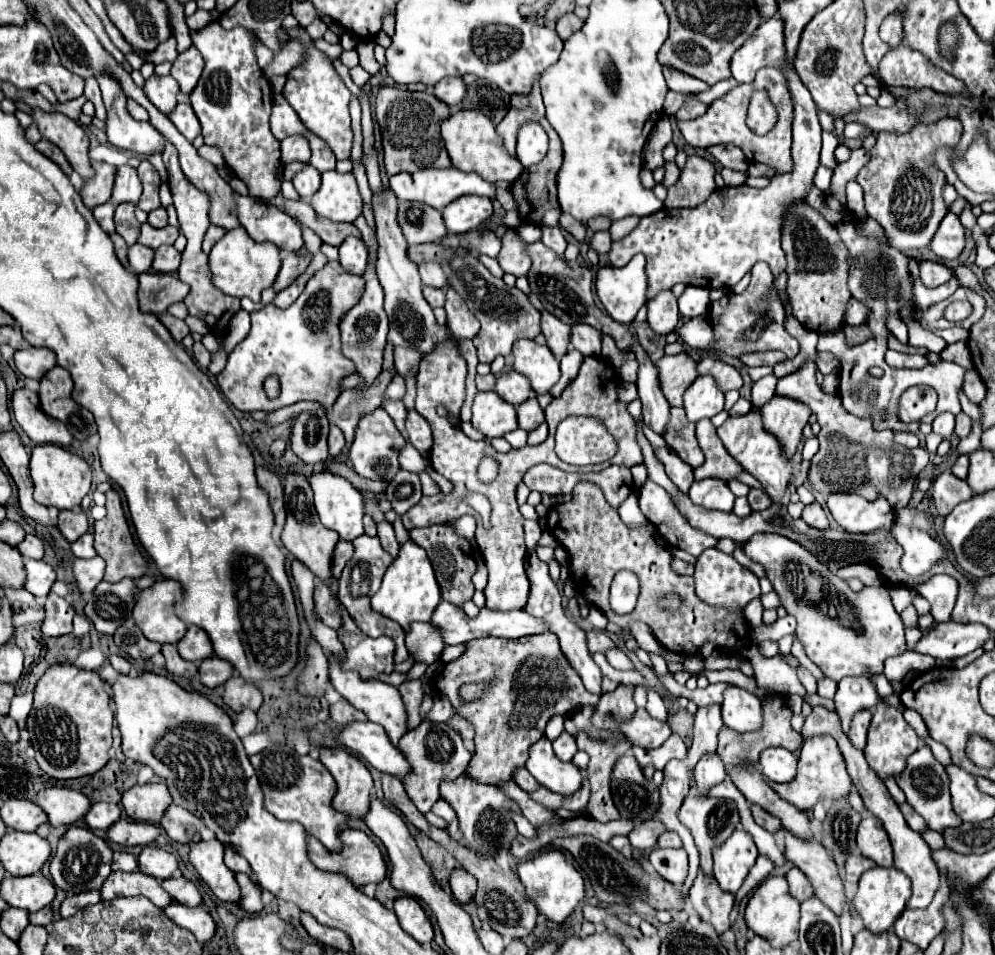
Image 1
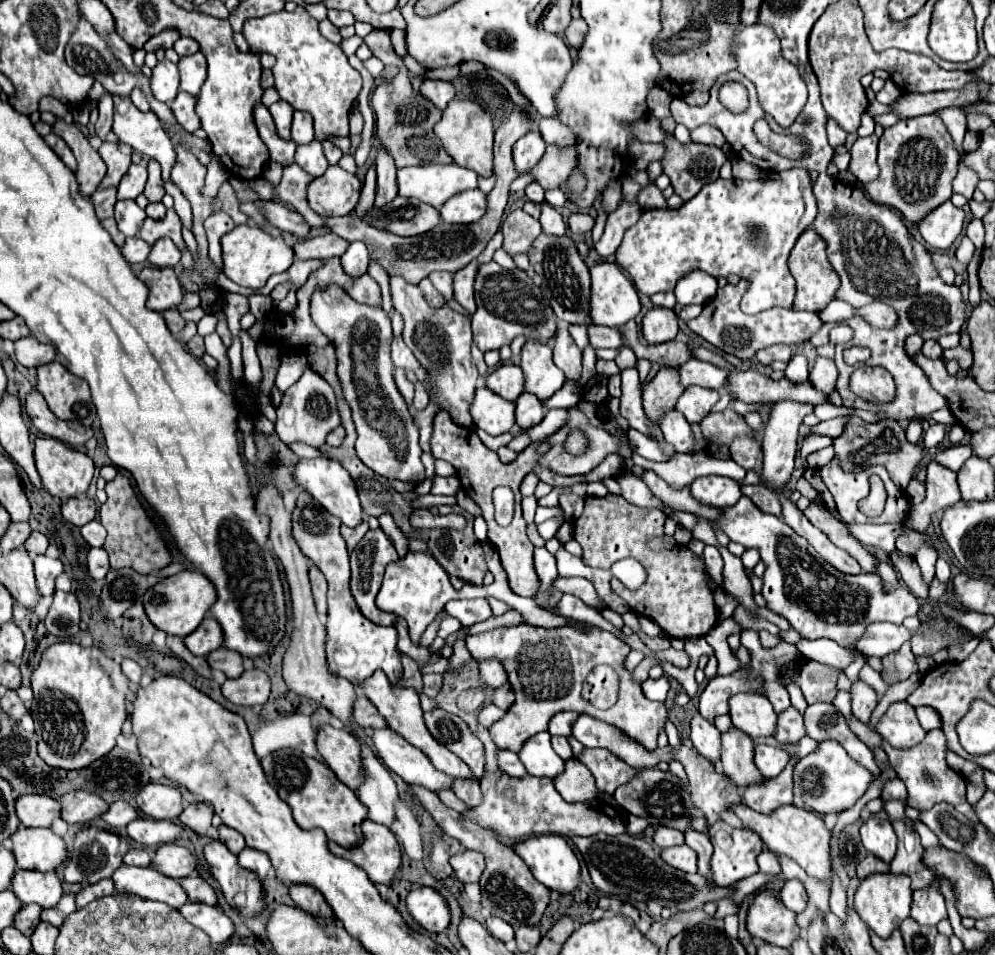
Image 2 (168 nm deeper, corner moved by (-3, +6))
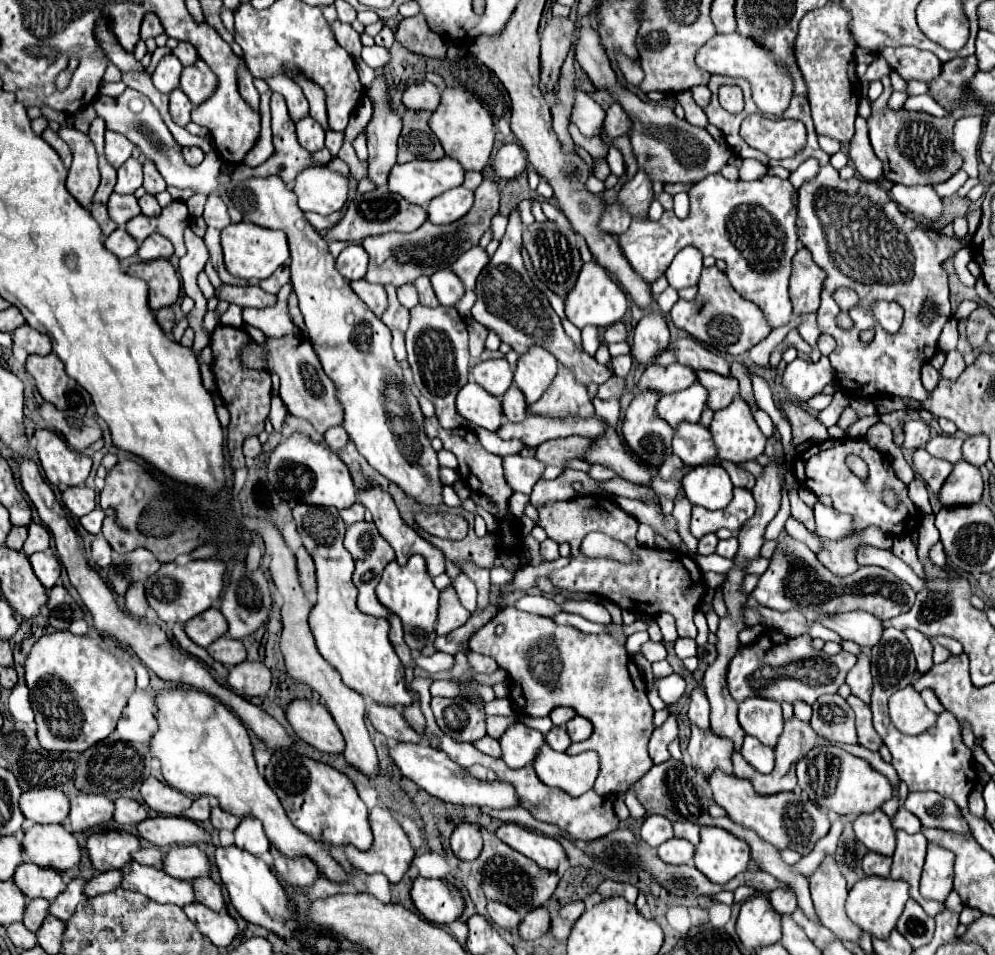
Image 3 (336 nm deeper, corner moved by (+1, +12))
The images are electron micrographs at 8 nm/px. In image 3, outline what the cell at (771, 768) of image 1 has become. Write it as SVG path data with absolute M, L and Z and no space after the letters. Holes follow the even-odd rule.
M745 735L741 745L741 755L759 773L771 773L775 765L775 751L751 735Z

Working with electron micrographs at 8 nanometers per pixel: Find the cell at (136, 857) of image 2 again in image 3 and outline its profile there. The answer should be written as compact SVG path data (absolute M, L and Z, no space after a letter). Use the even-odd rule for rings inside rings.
M151 847L151 849L139 849L135 853L135 861L141 863L141 865L151 865L151 867L161 867L163 865L163 849L157 849L157 847Z

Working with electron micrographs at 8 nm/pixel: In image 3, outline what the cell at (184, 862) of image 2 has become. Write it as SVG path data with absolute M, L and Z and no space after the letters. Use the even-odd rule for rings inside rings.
M189 845L171 849L163 861L163 869L175 879L193 881L197 877L207 877L211 873L211 863L205 851L197 845Z

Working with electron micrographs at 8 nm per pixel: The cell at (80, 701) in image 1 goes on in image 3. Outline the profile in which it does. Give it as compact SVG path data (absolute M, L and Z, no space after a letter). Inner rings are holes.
M55 631L43 635L25 661L25 679L37 723L37 737L47 751L83 751L105 739L117 725L131 693L135 691L135 671L125 657L125 649L109 645L101 635L73 635Z

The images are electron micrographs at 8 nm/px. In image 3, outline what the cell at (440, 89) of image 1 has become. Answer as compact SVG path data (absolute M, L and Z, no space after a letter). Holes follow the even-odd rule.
M429 81L409 85L403 93L403 105L411 111L435 111L439 103L439 87Z

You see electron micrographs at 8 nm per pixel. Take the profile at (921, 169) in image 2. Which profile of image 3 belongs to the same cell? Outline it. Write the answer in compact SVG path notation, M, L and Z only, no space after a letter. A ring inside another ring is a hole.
M883 93L877 101L871 101L871 115L867 119L871 145L883 161L883 175L901 185L937 185L953 177L963 165L963 157L953 149L955 117L939 119L923 111L893 111L887 107L889 95Z

